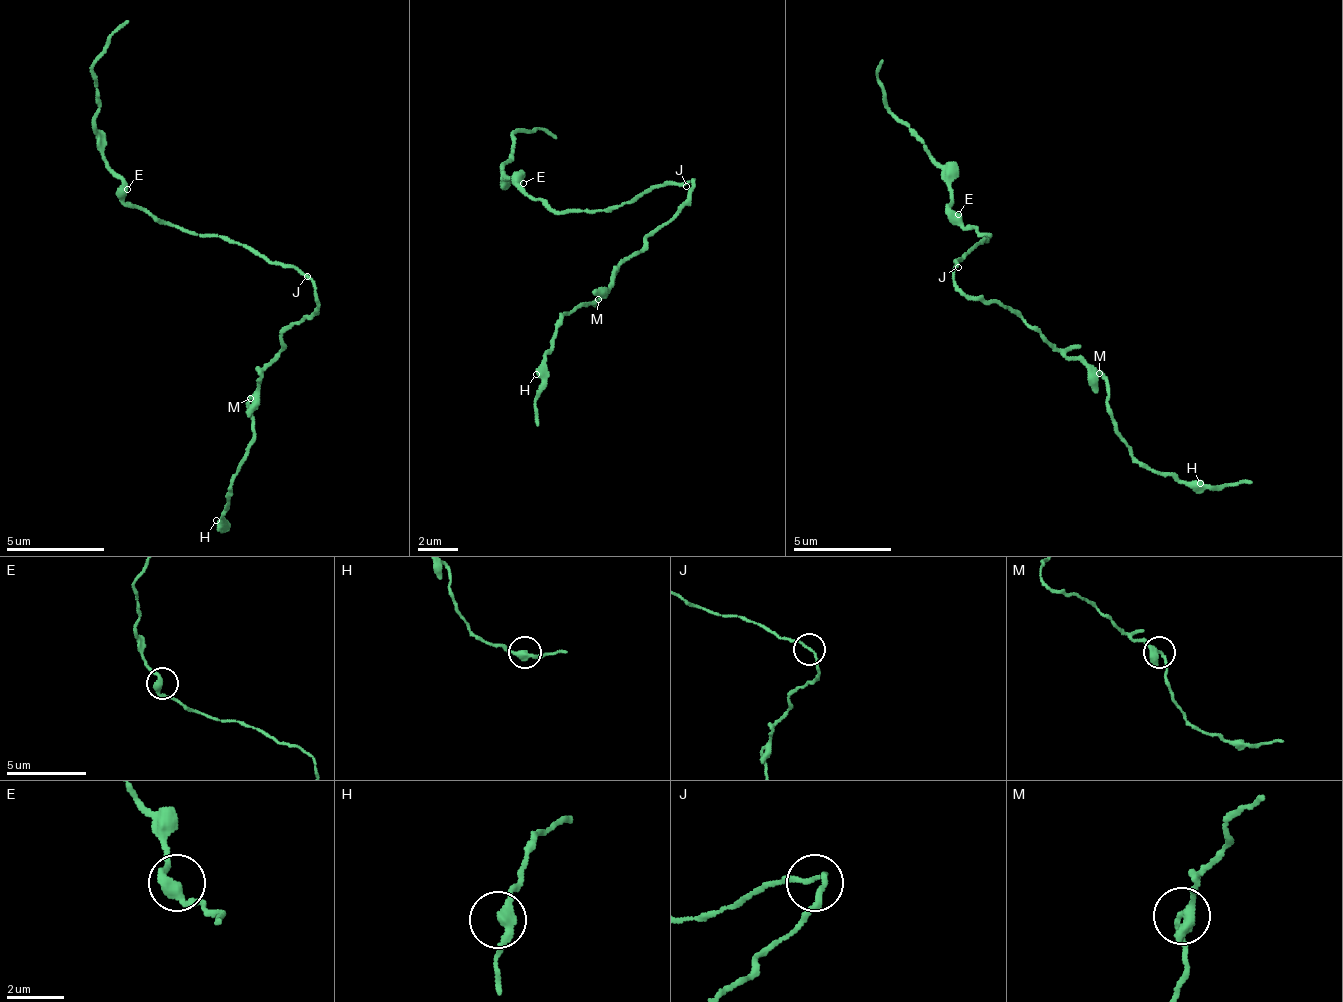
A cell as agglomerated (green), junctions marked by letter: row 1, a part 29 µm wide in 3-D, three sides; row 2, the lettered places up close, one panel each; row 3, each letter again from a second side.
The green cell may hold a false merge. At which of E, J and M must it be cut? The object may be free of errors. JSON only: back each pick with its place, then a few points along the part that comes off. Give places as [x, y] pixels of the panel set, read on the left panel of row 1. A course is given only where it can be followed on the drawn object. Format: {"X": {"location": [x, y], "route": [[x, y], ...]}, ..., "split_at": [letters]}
{"split_at": []}

